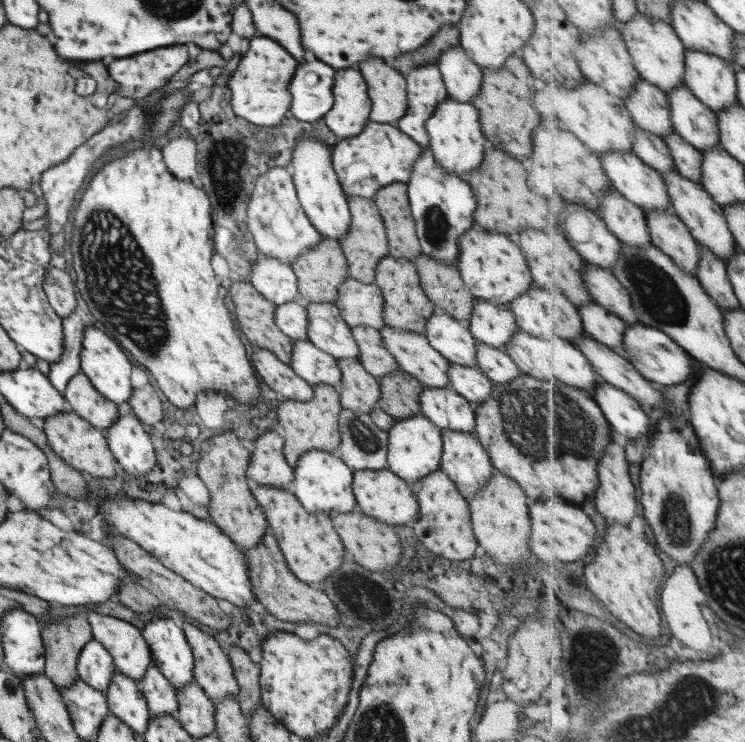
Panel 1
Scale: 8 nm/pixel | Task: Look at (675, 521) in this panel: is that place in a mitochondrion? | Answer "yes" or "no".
yes

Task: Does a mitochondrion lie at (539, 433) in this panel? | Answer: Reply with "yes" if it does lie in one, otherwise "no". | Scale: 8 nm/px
yes

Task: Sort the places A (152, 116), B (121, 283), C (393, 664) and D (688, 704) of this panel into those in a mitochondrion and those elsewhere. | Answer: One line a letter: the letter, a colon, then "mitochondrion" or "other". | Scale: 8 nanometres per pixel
A: mitochondrion
B: mitochondrion
C: other
D: mitochondrion

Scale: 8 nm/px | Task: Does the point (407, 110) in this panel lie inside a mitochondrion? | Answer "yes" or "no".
no

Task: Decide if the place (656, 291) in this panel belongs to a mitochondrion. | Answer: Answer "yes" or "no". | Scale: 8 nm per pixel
yes

